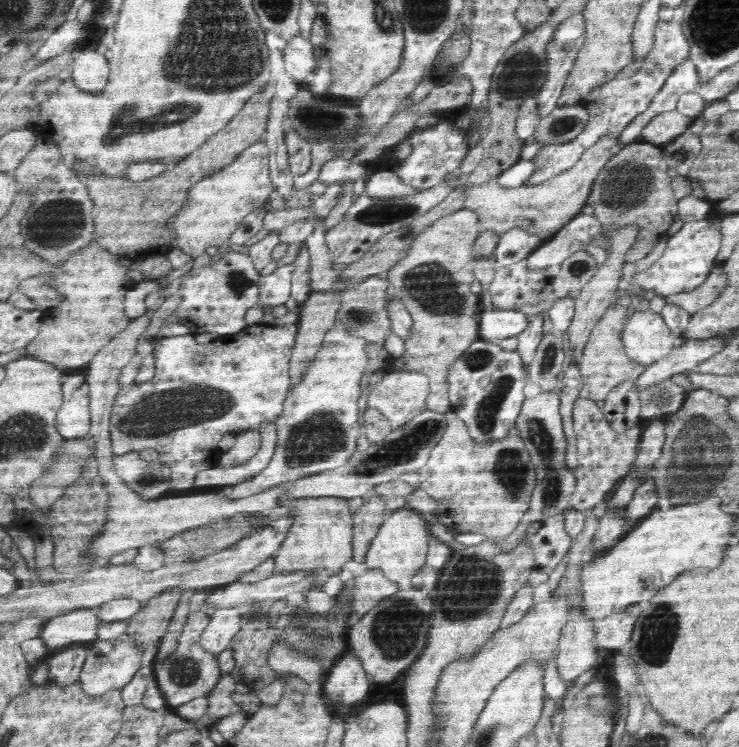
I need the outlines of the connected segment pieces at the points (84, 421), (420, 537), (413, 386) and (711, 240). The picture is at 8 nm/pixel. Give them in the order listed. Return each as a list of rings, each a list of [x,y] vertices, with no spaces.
[[[84,370],[74,371],[62,380],[63,404],[58,410],[56,428],[65,439],[89,434],[89,384]]]
[[[398,510],[394,512],[390,518],[384,520],[384,524],[380,526],[376,538],[372,540],[368,554],[364,558],[366,568],[380,568],[382,572],[398,582],[404,576],[414,576],[416,570],[426,562],[426,550],[428,550],[428,526],[422,522],[420,514],[412,512],[412,510]]]
[[[385,369],[381,370],[383,372],[383,379],[380,384],[372,388],[372,392],[367,398],[367,405],[369,408],[376,408],[384,417],[386,417],[393,428],[398,428],[403,424],[406,424],[409,420],[412,420],[414,416],[426,412],[426,398],[430,394],[430,382],[429,378],[424,376],[421,372],[412,372],[400,370],[400,372],[389,372]]]
[[[708,218],[685,222],[678,232],[667,238],[664,254],[651,268],[636,272],[631,266],[627,266],[622,270],[622,284],[638,285],[644,291],[656,291],[657,296],[663,298],[692,291],[703,284],[711,270],[718,266],[716,256],[721,238],[718,222],[709,222]]]

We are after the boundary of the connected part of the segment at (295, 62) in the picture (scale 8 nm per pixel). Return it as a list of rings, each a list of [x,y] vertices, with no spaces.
[[[300,35],[294,36],[286,42],[283,53],[288,76],[298,84],[307,85],[315,72],[316,56],[314,54],[317,54],[310,41]]]

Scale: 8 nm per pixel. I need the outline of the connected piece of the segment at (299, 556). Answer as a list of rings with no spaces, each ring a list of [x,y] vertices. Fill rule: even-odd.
[[[280,496],[278,506],[284,506],[290,510],[290,518],[294,518],[292,528],[288,530],[286,540],[282,542],[278,554],[274,556],[276,562],[276,574],[286,574],[288,572],[312,572],[316,588],[320,588],[326,578],[338,574],[342,566],[352,558],[352,530],[354,530],[354,520],[352,520],[352,510],[348,508],[348,500],[344,498],[290,498],[290,496]]]

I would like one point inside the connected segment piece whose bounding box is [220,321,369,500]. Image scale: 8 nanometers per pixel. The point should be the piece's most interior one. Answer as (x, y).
(318, 429)

